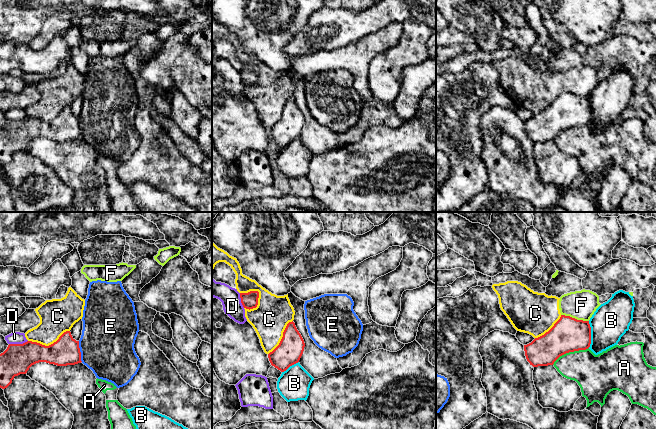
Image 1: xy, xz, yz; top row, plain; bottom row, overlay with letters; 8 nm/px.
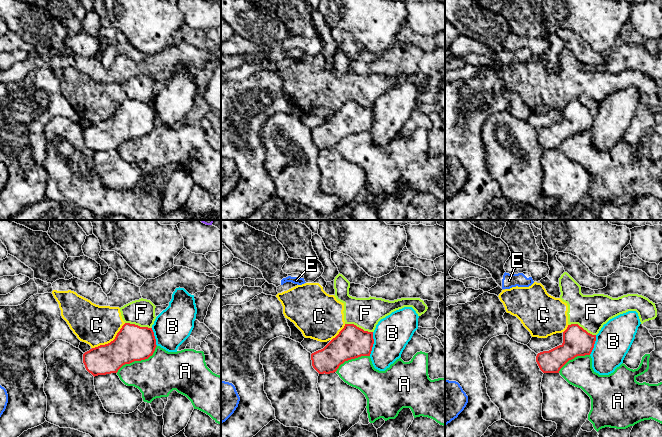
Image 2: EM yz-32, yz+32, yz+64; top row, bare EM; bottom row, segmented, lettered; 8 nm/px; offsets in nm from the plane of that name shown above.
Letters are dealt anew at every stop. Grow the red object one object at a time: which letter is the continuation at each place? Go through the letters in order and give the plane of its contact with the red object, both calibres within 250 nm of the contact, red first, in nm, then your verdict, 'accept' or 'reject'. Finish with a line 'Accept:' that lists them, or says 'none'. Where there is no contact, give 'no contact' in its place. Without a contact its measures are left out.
A: yz | 280/300 nm | reject
B: yz | 280/300 nm | reject
C: xz | 130/280 nm | reject
D: xy | 240/100 nm | reject
E: xy | 220/440 nm | reject
F: yz | 280/240 nm | reject
Accept: none

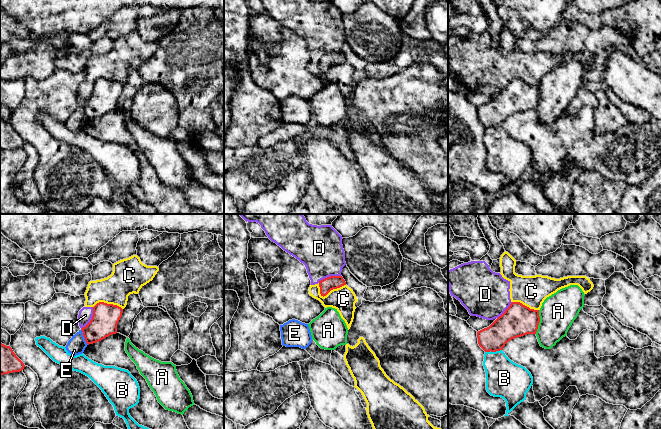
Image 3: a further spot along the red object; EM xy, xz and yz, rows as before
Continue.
A: yz | 260/280 nm | reject
B: yz | 220/300 nm | reject
C: xz | 110/200 nm | reject
D: xy | 220/110 nm | reject
E: xy | 220/150 nm | reject
Accept: none

